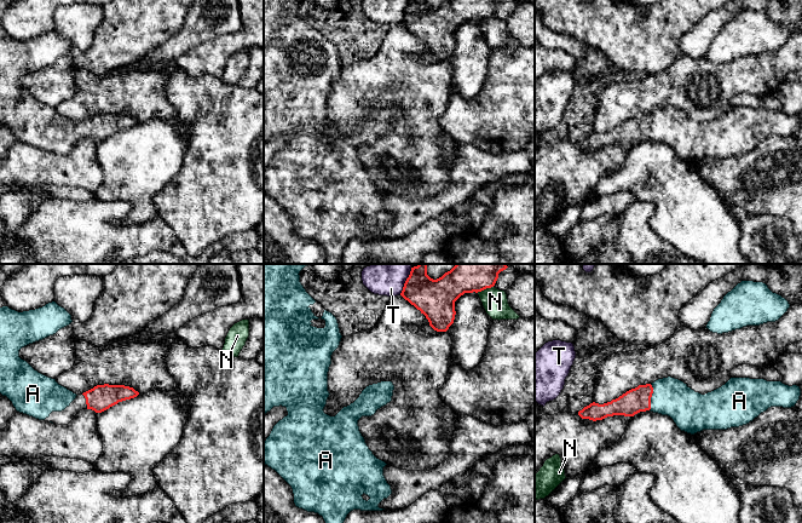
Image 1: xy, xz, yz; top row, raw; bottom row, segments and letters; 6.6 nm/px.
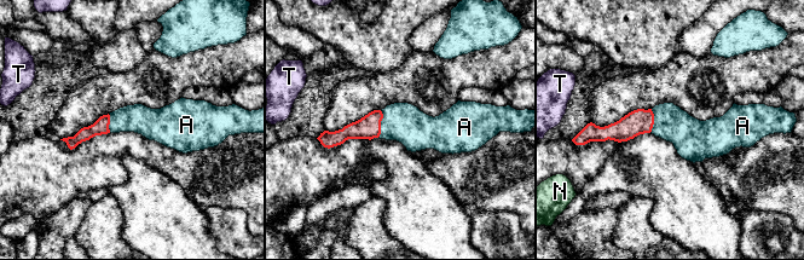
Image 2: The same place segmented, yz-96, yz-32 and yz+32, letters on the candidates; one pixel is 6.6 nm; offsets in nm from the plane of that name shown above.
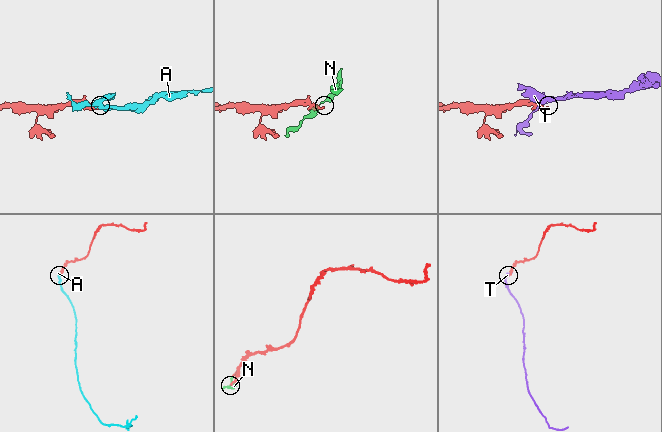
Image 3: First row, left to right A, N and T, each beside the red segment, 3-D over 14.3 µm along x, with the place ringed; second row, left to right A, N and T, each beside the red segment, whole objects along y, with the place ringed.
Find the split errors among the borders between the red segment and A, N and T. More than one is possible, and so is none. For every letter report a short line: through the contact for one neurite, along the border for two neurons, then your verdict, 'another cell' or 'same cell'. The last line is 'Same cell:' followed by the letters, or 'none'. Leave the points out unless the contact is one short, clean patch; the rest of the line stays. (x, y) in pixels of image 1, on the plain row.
A: same cell
N: another cell
T: another cell
Same cell: A

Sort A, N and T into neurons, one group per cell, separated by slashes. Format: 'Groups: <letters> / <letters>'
Groups: A / N / T

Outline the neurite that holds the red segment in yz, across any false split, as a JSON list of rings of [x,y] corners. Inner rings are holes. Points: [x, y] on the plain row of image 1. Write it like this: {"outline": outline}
{"outline": [[[668,105],[639,114],[611,131],[593,131],[578,144],[596,150],[651,139],[670,145],[681,160],[694,163],[703,159],[746,154],[771,136],[795,136],[800,125],[797,114],[750,107],[731,107],[721,116],[702,123],[683,110]]]}

